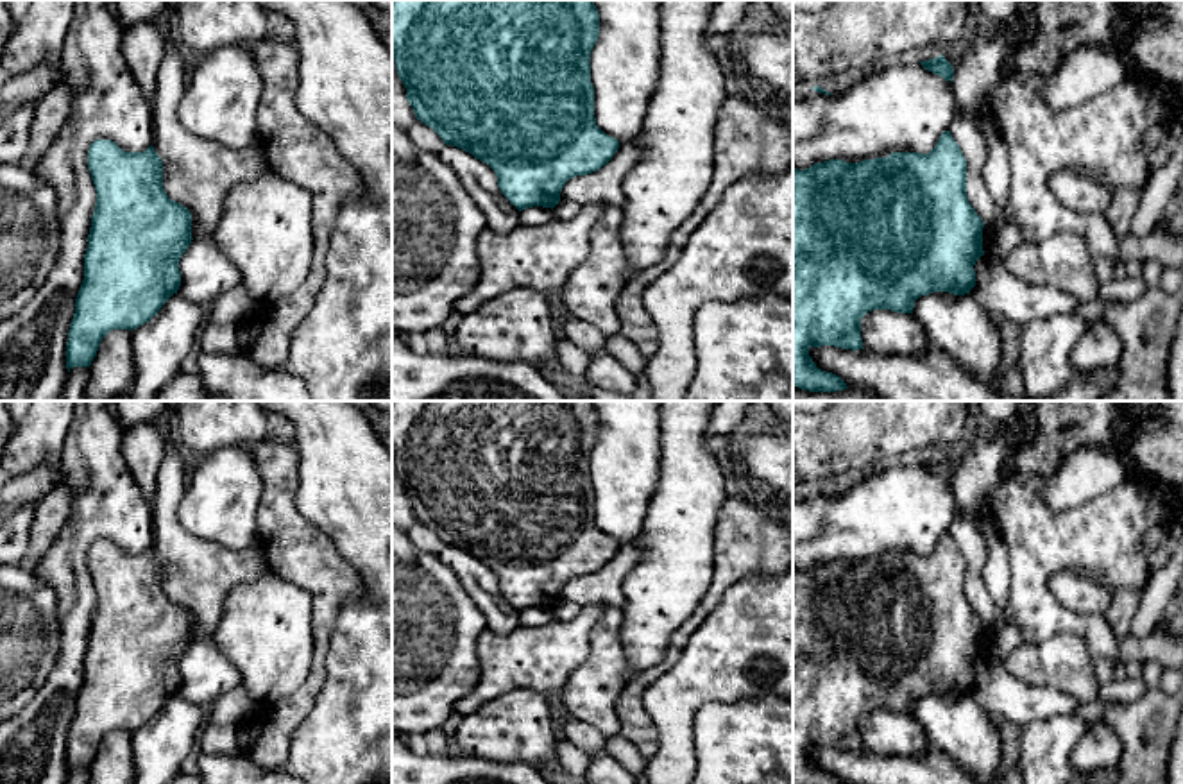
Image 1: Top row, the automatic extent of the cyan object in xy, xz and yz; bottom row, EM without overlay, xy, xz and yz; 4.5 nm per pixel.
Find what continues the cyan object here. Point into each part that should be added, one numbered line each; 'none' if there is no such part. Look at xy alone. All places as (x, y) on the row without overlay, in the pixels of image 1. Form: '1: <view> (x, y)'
none

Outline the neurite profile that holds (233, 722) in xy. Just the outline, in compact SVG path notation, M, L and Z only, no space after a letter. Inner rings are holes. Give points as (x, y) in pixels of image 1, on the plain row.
M242 686L218 696L208 705L197 734L200 754L249 755L268 711L268 705L258 703Z

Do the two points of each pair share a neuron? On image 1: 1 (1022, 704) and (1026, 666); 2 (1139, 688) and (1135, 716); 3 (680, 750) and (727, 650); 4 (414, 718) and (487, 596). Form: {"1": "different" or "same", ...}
{"1": "different", "2": "different", "3": "same", "4": "different"}

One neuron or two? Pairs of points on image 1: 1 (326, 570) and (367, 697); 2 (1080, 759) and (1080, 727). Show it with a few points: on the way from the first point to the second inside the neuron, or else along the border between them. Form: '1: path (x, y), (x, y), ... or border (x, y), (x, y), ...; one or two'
1: border (357, 571), (365, 593), (342, 605), (326, 650); two
2: border (1092, 724), (1072, 749), (1069, 765); two

